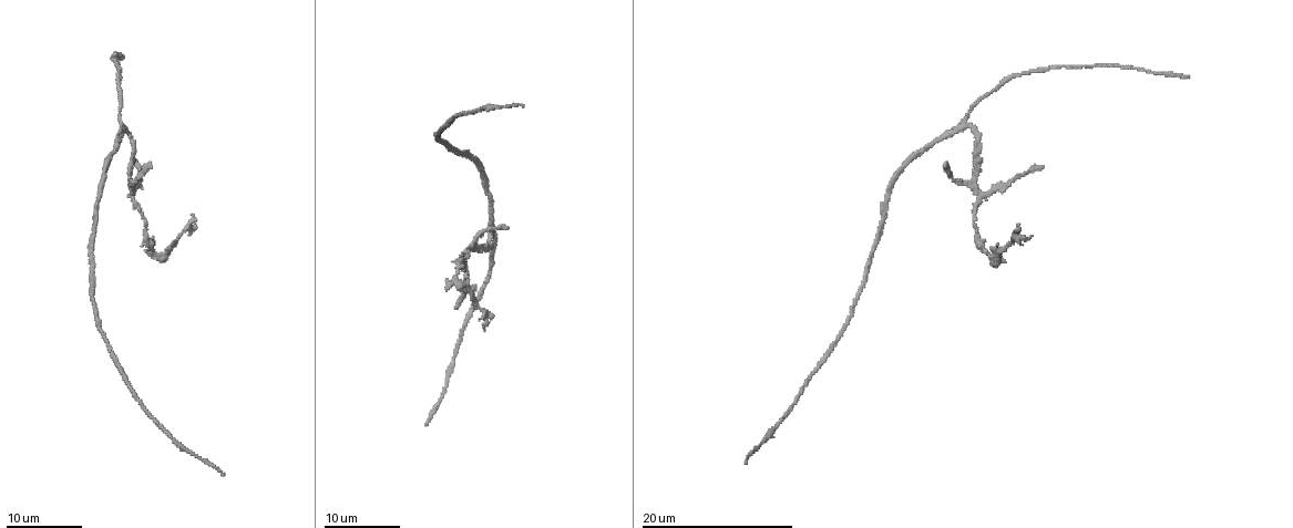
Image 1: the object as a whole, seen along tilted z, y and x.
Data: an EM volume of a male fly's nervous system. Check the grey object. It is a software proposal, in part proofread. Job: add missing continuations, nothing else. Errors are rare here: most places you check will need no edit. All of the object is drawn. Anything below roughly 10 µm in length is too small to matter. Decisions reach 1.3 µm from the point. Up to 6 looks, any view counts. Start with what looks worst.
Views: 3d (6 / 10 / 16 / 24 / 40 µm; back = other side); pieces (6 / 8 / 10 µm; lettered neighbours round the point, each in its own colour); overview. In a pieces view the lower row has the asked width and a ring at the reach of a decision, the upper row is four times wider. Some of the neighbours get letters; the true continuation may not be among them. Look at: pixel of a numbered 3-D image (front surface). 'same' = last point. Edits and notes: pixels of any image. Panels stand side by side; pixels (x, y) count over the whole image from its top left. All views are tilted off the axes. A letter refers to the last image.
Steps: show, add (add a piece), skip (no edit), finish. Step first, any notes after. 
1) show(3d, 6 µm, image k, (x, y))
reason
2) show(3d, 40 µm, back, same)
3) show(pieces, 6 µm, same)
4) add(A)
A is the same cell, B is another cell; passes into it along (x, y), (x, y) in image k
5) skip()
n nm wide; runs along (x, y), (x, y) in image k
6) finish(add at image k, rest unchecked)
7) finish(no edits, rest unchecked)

show(pieces, 8 µm, image 1, (223, 475))
an open end

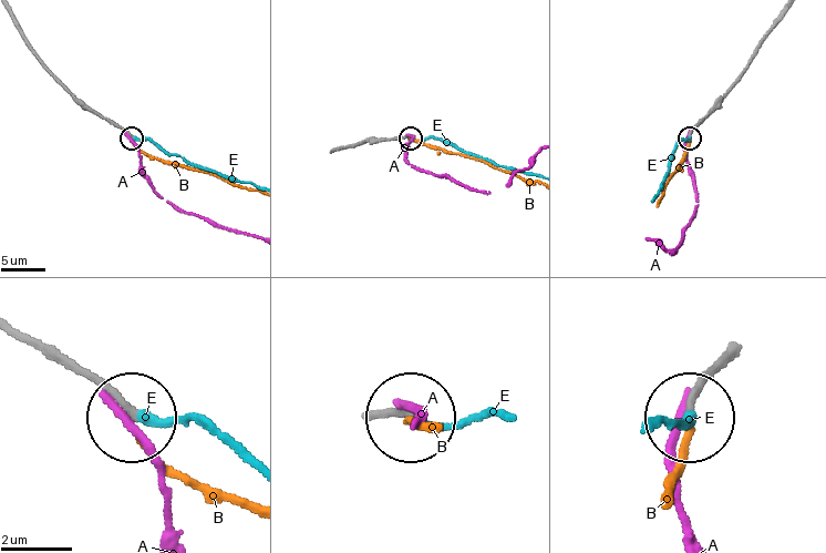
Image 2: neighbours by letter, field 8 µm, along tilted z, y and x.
add(E)
E is the same cell, A and B are other cells; passes into it along (51, 342), (136, 409), (200, 421), (253, 457) in image 2; it goes on there

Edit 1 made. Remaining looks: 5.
show(pieces, 10 µm, image 1, (947, 161))
branch stops here

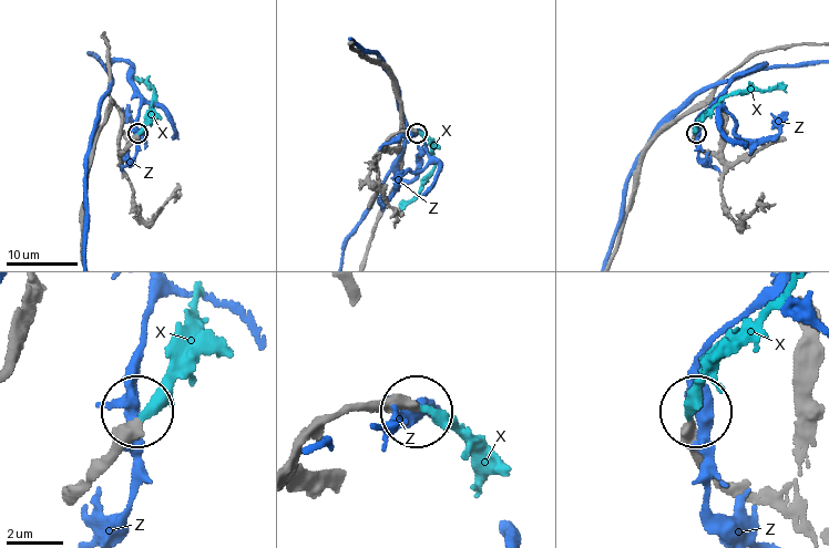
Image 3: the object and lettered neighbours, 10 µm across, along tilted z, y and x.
add(X)
X is the same cell, Z is another cell; passes into it along (82, 488), (172, 364), (201, 295) in image 3; the neuron continues

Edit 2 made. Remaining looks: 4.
show(3d, 6 µm, image 1, (456, 307))

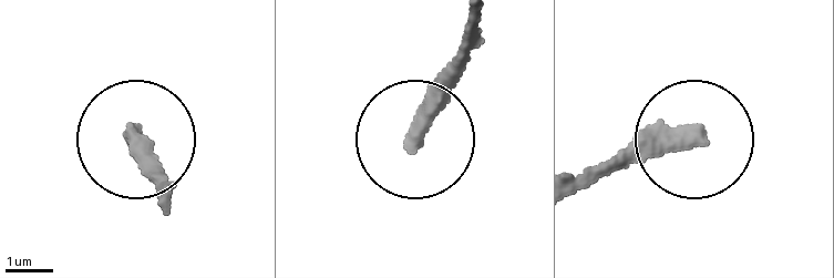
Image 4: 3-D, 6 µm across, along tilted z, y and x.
show(pieces, 8 µm, image 4, (696, 138))

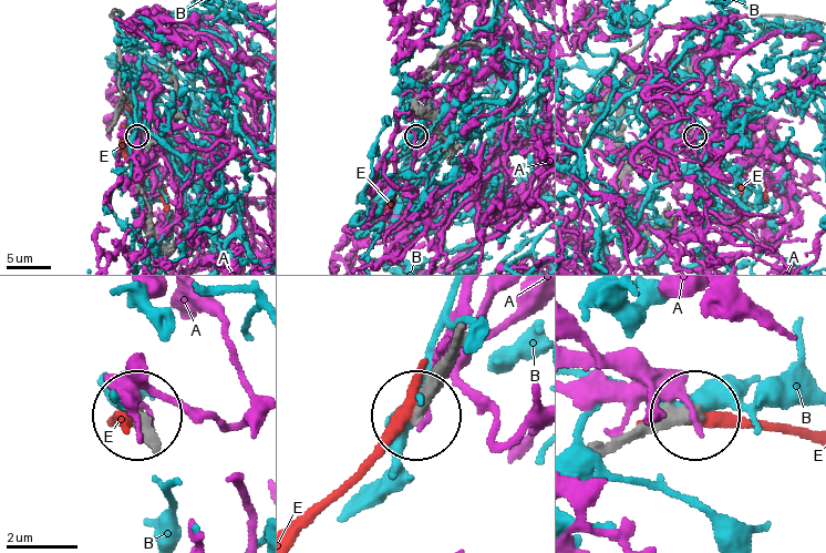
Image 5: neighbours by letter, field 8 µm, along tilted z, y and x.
skip()
A, B and E are other cells; runs along (452, 348), (417, 411) in image 5; no lettered piece goes on from it

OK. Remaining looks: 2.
finish(add at image 2, add at image 3, rest unchecked)

